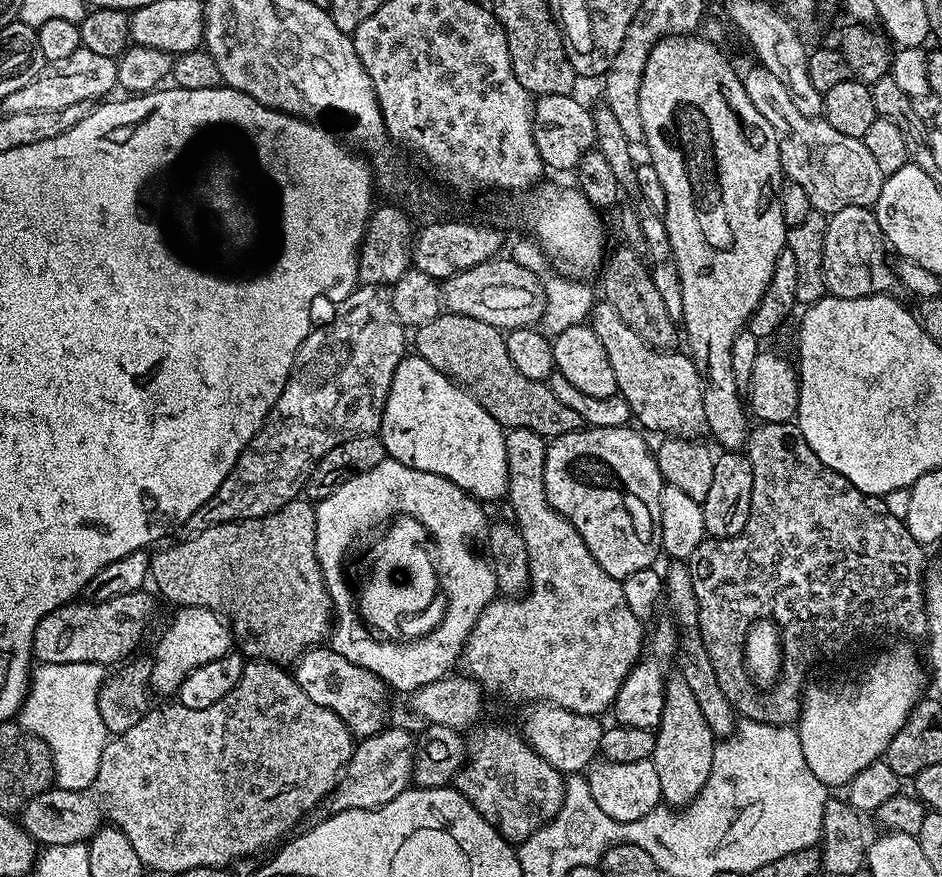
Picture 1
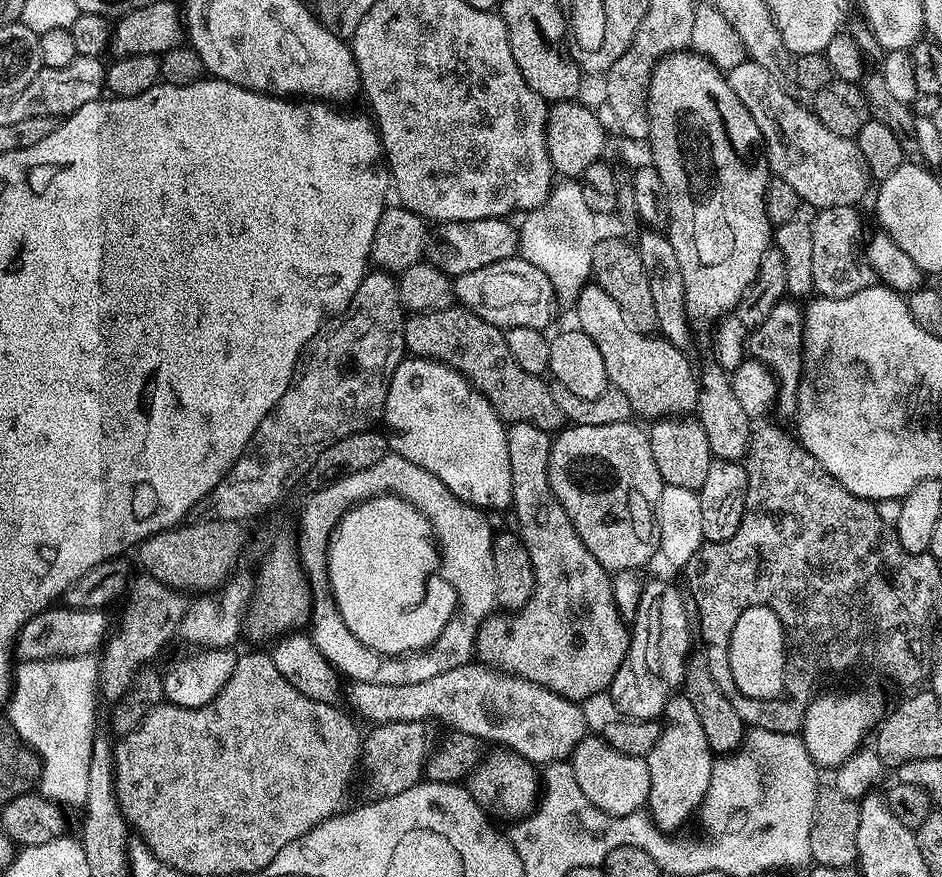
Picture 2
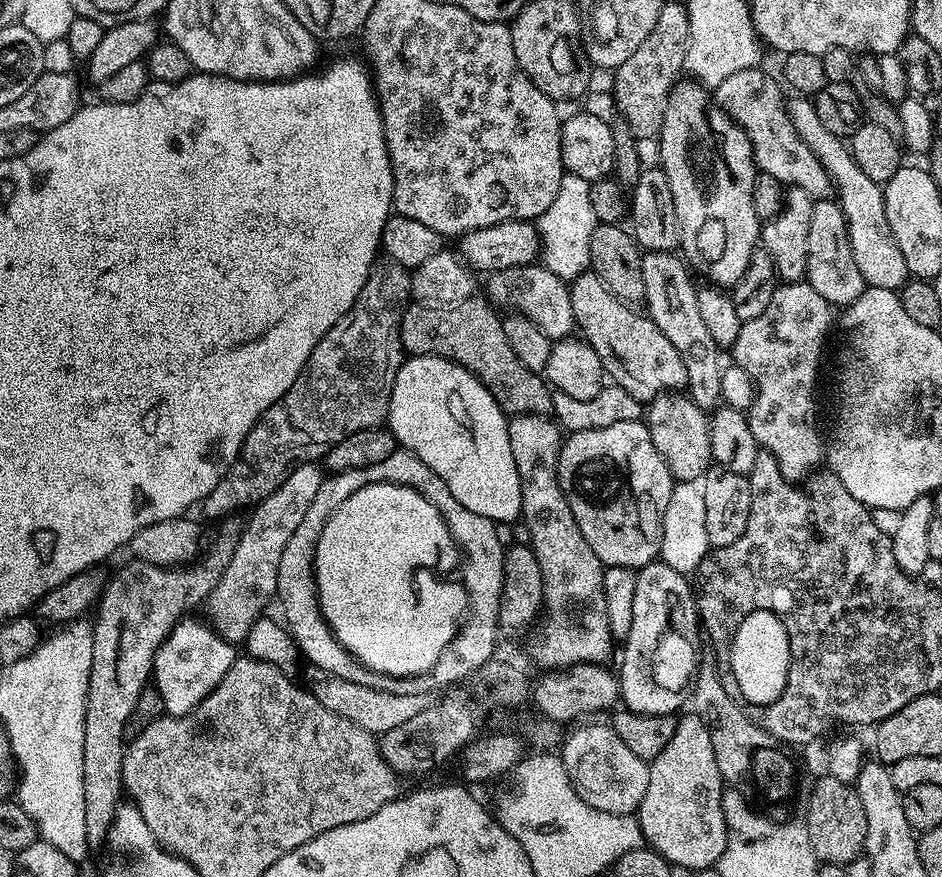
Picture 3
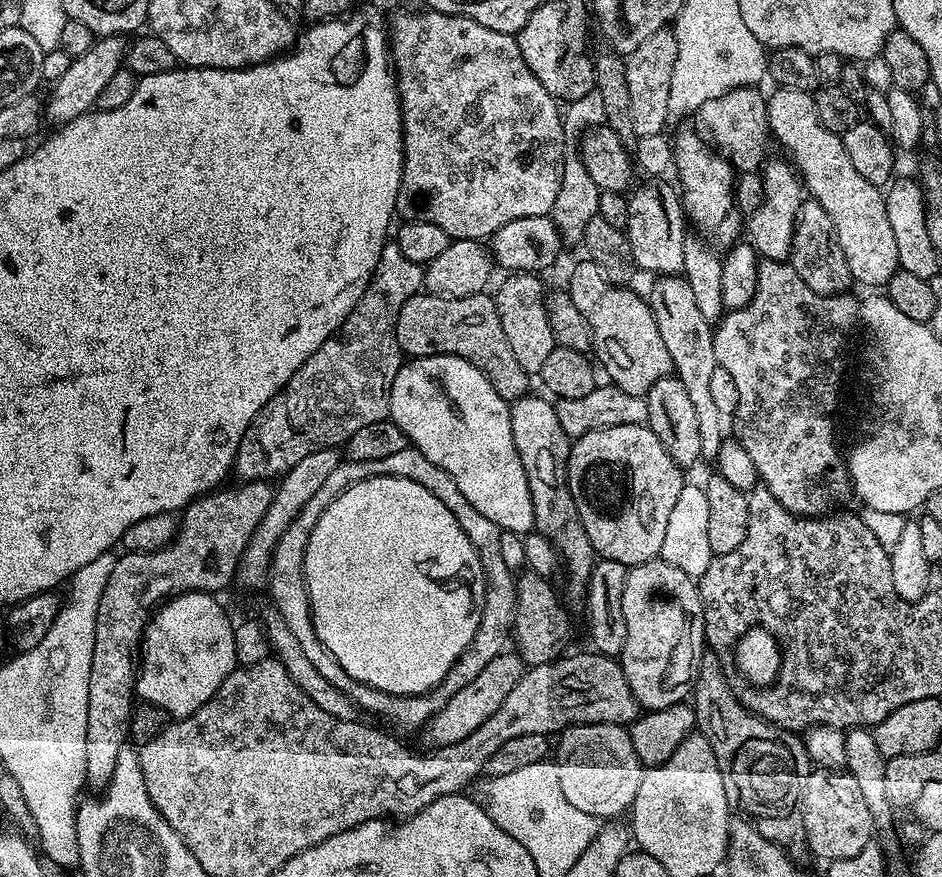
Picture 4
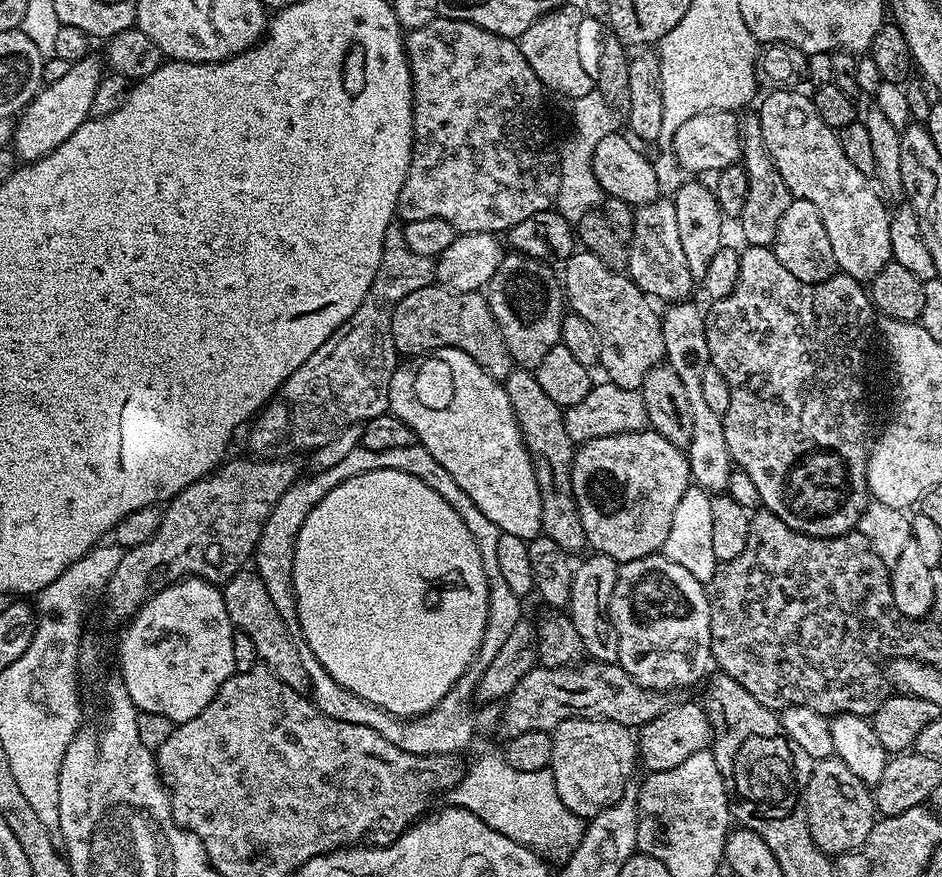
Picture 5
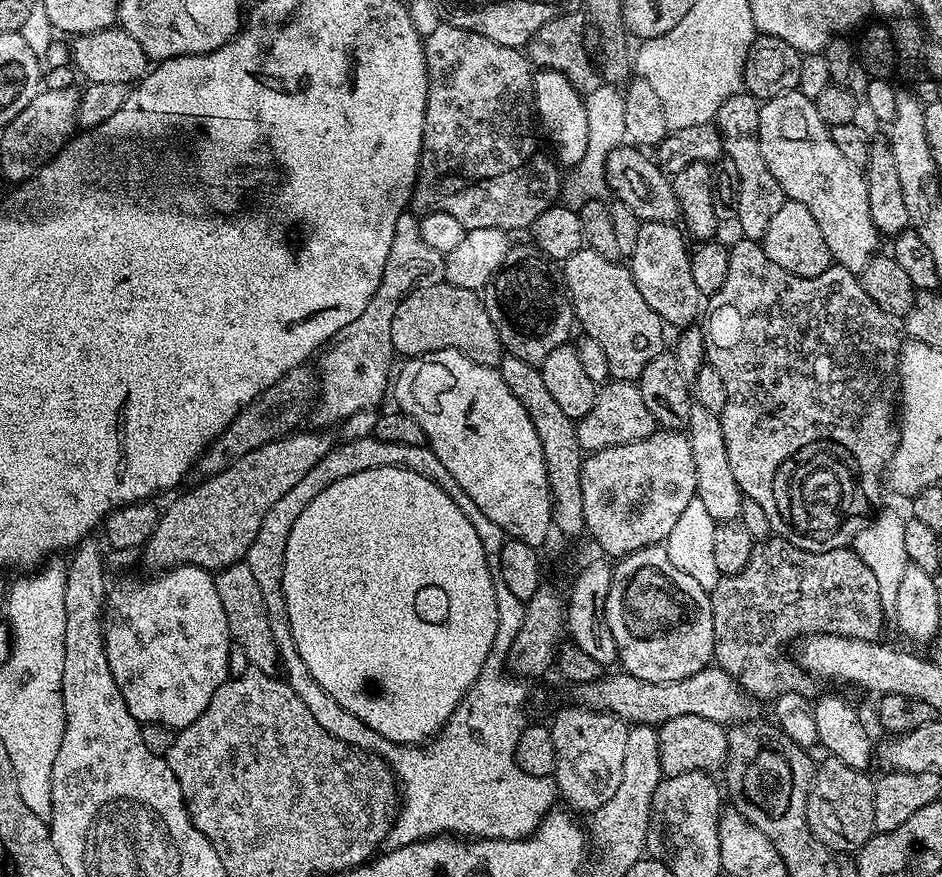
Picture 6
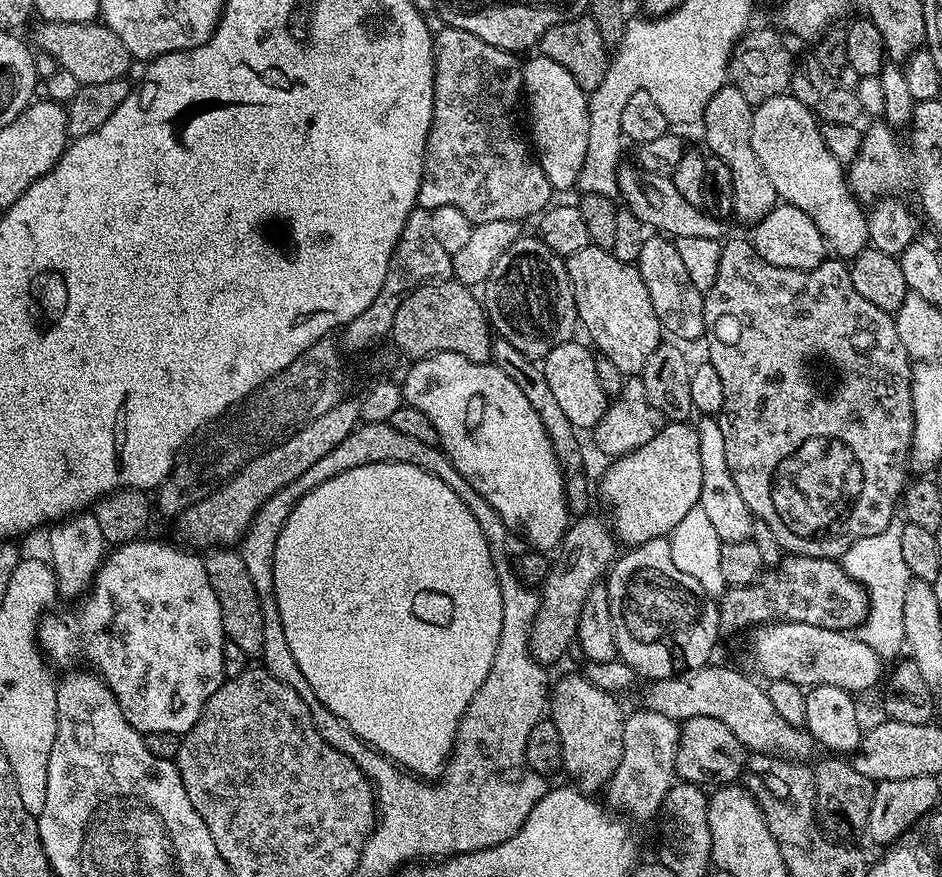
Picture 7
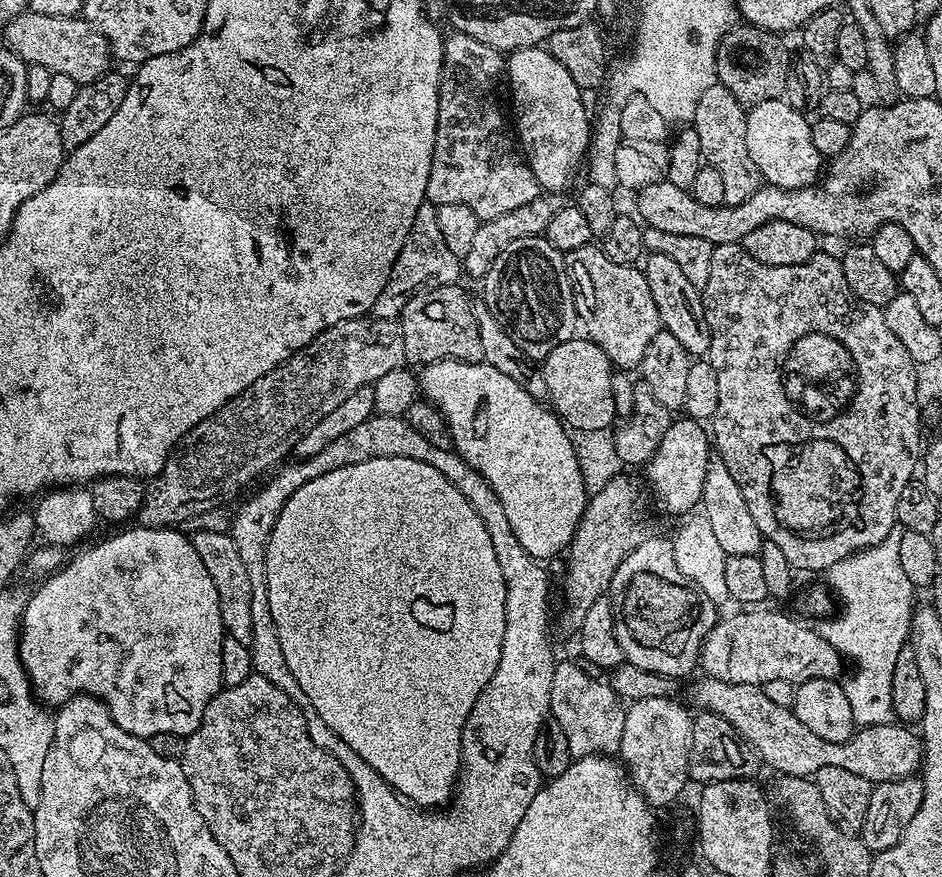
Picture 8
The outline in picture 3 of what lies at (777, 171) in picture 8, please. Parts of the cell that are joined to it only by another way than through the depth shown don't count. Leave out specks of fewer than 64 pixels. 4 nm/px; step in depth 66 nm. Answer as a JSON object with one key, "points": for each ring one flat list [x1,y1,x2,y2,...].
{"points":[[793,95,787,101,787,114,794,130,801,136,802,142,820,160,831,183,837,189,840,187,838,203,841,211,844,212,844,221,848,223,848,242,854,258,854,266,858,266,858,274,862,274,865,285,891,292,903,288,910,277,906,270,906,262,902,259,902,250,898,250,890,234,890,222,886,222,883,187,870,182,870,178,866,178,866,174,858,170,849,145,841,137,830,134,826,126,822,126,822,121,818,119,816,105,809,97]]}

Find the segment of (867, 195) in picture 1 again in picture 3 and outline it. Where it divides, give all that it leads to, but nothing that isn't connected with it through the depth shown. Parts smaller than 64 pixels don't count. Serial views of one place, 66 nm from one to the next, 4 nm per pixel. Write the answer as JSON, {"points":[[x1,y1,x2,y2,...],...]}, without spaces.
{"points":[[757,66,730,74,726,81,715,87,714,100,747,133,748,140,752,144,752,157,760,172,770,174,777,180,777,183,806,190,814,200,827,199,831,195,830,190,832,191,831,180,818,157,802,142,801,136,794,130,793,123,790,122,787,114,786,98,782,96,779,87,781,88,781,85,778,80,776,82,770,75,762,71,761,67]]}

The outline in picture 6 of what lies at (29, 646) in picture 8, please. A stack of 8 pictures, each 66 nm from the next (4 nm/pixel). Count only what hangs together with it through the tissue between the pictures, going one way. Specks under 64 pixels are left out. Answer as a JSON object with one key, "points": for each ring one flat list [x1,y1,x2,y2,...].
{"points":[[184,564,181,568,169,568,140,585,132,580,120,580,108,589,104,622,106,658,130,714,141,725,161,724,173,730,190,726,190,722,210,706,214,690,229,679,228,655,233,642,226,626,226,610,222,610,218,590,192,592,194,567]]}

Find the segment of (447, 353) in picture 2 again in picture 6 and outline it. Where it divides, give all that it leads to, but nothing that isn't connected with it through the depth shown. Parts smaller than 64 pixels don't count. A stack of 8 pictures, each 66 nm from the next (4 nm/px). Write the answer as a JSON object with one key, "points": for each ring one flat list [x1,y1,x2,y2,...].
{"points":[[450,283,427,284,414,290,400,303,398,310,394,310,394,322,390,322,390,338,392,347,401,357,411,358,421,356,427,352,437,352,443,348,453,348,466,354,474,362,487,368,496,368,506,353,504,344,500,340,494,322,490,322,490,314,486,310,483,299,470,290,462,290]]}

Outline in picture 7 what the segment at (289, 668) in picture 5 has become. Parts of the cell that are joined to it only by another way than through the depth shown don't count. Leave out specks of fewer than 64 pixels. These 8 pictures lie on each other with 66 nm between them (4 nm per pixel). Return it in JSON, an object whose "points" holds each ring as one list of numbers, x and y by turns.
{"points":[[217,546,211,549,203,557,203,561,210,585,222,606,222,626,227,643,238,646,250,658,259,657,264,619,260,613,258,590,254,590,254,582,250,578,250,570,246,570,246,562,242,562,239,551,232,546]]}

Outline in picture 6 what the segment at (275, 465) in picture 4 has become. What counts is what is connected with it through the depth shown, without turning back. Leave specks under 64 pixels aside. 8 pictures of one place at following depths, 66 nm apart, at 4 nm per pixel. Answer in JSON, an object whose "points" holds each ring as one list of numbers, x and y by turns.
{"points":[[405,210,398,218,398,226,394,226,394,242,390,242,390,258,386,258,386,266,382,270,382,282,378,282,378,290,374,290,374,298,366,305,366,310,350,322,350,326,342,326,338,334,328,341,319,353,318,367,318,403,314,408,317,425,339,425,350,414,358,414,358,410,370,410,380,406,384,395,390,392,390,377,394,372,392,356,394,349,390,338,390,322,394,322,394,310,414,290,427,284,445,283,445,253,434,250,424,240,420,231,420,221,411,211]]}

